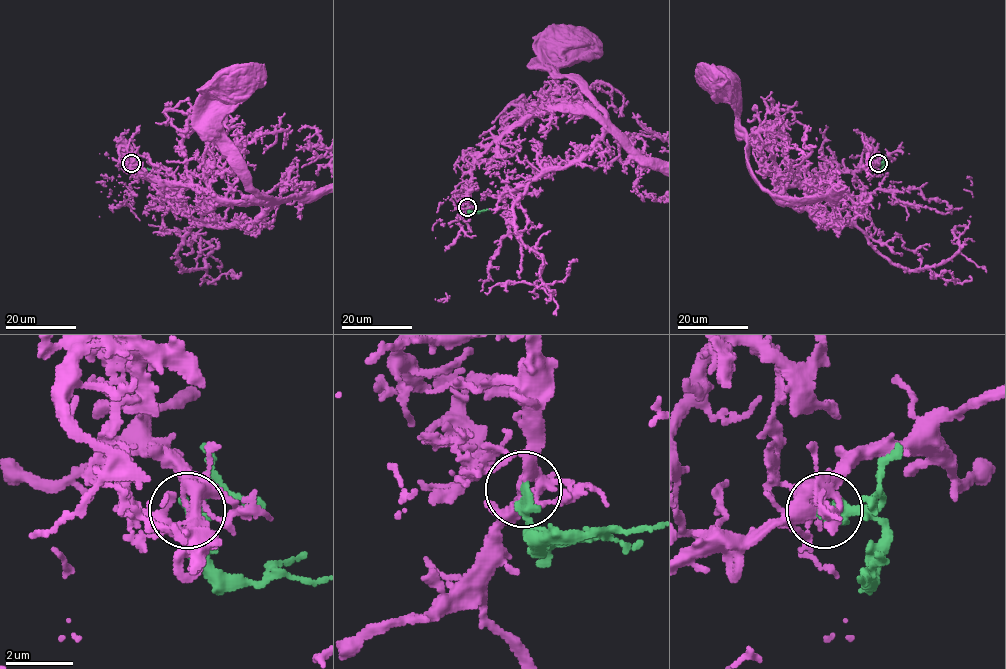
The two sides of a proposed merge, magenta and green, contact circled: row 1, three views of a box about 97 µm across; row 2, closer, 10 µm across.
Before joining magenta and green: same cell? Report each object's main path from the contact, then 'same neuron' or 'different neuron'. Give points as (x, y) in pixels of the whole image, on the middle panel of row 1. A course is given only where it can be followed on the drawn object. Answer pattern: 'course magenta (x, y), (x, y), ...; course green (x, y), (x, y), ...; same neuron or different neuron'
course magenta (468, 207), (472, 166), (504, 133), (553, 109), (604, 115), (573, 76), (559, 73), (566, 55); course green (468, 207), (469, 213), (489, 210); same neuron

